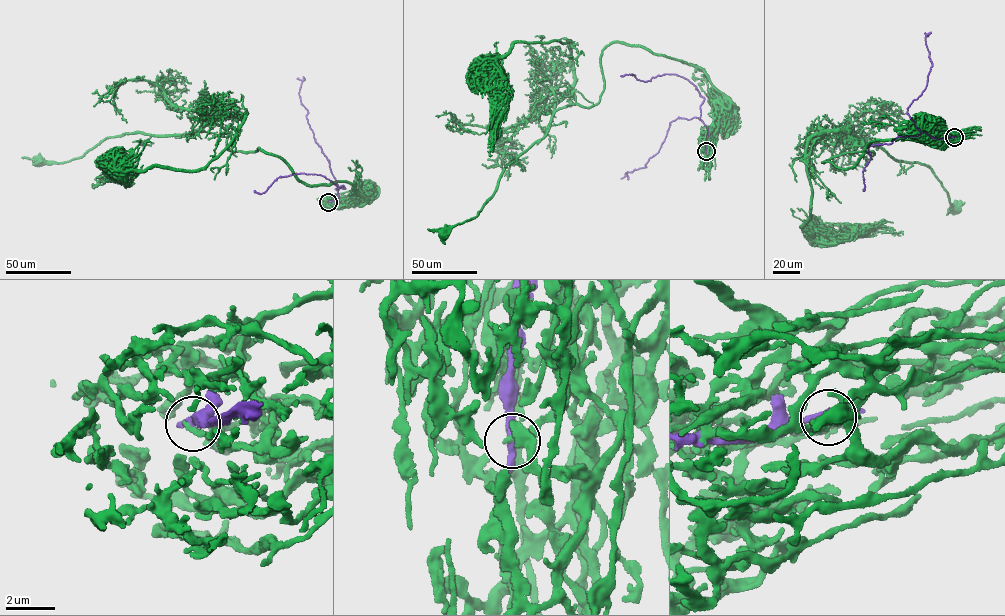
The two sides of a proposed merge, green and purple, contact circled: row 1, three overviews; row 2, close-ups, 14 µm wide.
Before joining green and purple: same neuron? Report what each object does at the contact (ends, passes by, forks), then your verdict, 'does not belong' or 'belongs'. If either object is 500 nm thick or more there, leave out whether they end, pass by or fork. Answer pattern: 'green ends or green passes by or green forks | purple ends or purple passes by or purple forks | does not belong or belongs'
green ends | purple passes by | does not belong

